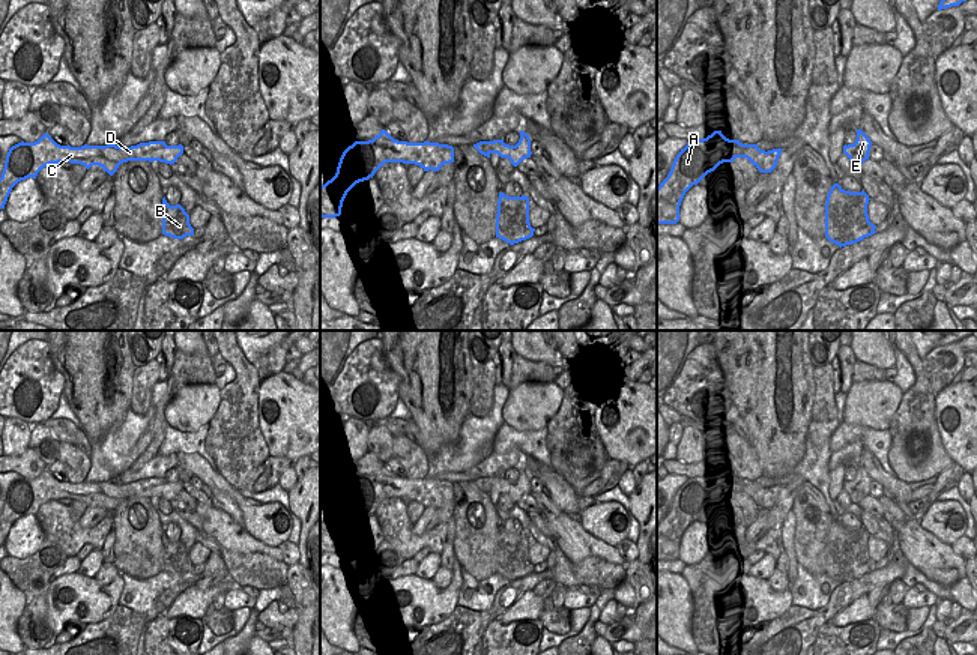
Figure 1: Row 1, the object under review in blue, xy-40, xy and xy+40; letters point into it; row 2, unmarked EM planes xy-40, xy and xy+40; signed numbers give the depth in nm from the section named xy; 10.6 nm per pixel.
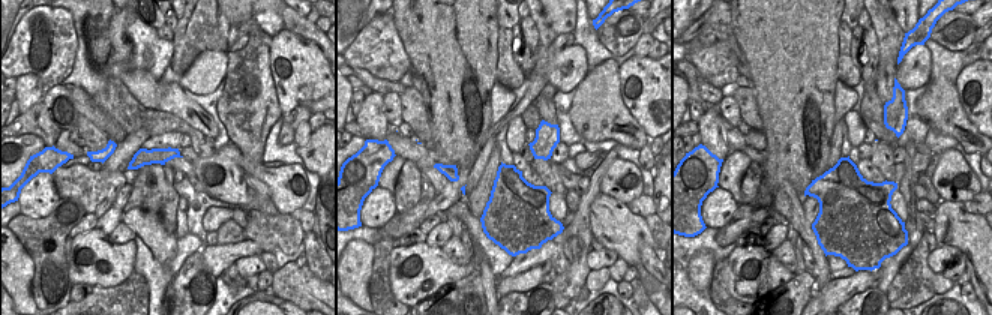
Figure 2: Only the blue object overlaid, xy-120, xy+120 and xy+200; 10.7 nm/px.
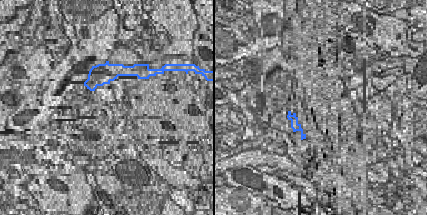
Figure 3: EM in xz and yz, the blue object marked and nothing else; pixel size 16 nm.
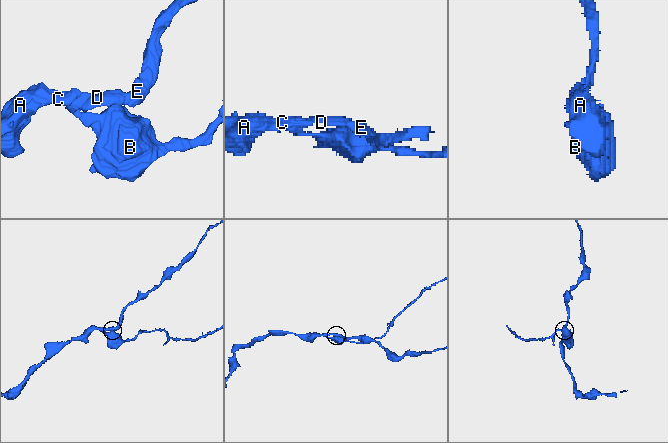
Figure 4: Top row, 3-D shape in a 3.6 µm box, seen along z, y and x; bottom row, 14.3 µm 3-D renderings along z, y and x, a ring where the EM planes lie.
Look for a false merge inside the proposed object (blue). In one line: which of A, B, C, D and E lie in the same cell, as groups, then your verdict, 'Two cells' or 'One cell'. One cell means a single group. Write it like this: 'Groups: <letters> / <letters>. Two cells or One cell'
Groups: A C D E / B. Two cells

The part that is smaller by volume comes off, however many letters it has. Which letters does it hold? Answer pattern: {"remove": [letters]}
{"remove": ["B"]}

